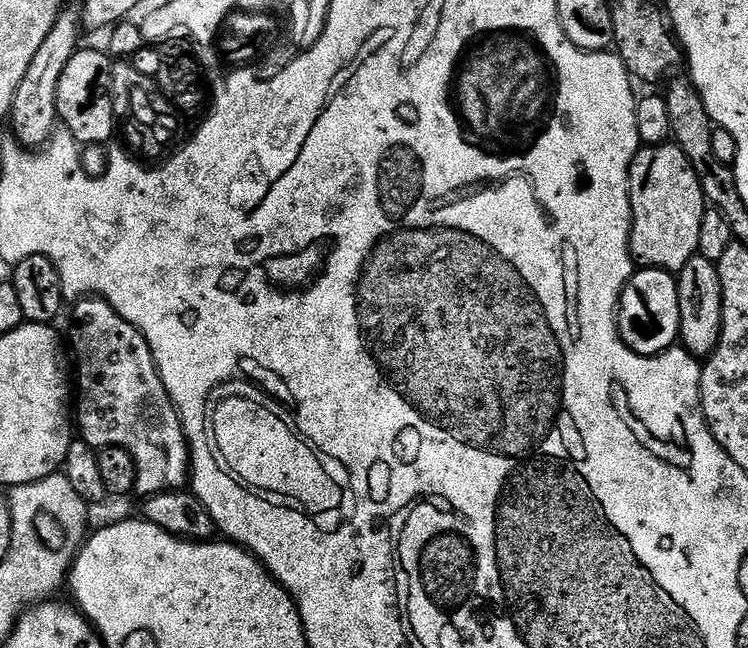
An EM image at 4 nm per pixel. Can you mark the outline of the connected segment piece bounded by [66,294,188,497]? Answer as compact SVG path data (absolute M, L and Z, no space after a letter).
M89 294L83 298L77 299L71 305L72 308L72 325L68 328L68 336L66 332L66 340L76 351L76 360L74 356L74 384L80 387L80 393L74 396L74 424L78 429L79 439L85 440L86 443L94 449L104 447L122 447L132 456L133 466L136 470L135 491L141 497L149 496L155 492L167 492L176 490L181 487L180 484L186 480L186 465L188 464L188 440L184 437L184 427L180 424L180 416L176 413L176 408L172 404L172 399L168 396L168 391L164 388L164 378L158 374L154 358L150 354L150 346L146 342L146 338L139 332L130 322L126 322L126 318L122 318L122 314L118 314L118 310L114 310L114 306L110 306L105 300L100 299L95 294Z

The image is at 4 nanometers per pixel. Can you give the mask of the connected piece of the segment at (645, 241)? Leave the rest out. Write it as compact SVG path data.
M665 142L637 148L628 167L628 201L632 211L628 251L633 261L676 274L688 259L697 255L706 201L694 166L690 166L677 144Z

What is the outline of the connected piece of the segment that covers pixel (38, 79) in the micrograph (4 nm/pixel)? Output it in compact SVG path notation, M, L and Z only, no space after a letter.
M65 6L60 9L54 26L50 26L50 34L46 34L46 38L42 38L42 46L38 46L38 50L34 50L34 58L30 58L30 66L26 66L26 74L22 74L22 82L18 82L18 86L14 90L10 113L13 132L11 135L21 145L43 145L57 127L58 78L62 78L62 69L66 67L66 62L70 62L70 58L81 43L80 32L82 33L82 25L79 7Z

